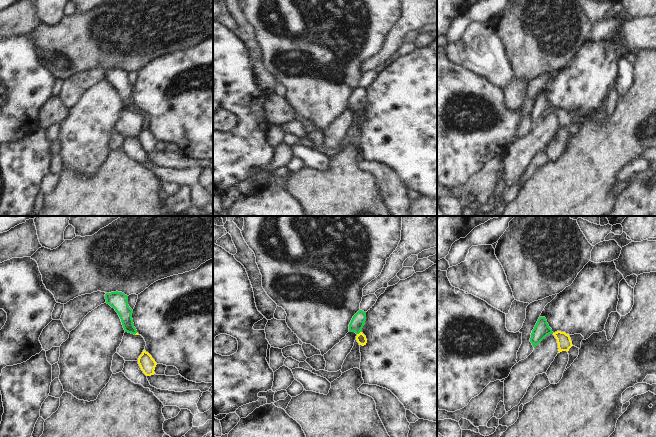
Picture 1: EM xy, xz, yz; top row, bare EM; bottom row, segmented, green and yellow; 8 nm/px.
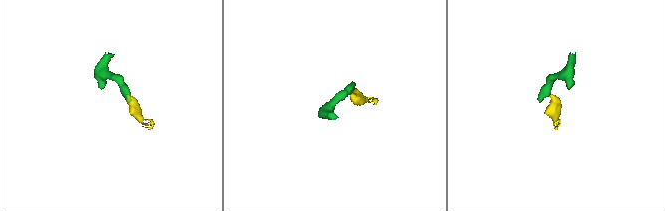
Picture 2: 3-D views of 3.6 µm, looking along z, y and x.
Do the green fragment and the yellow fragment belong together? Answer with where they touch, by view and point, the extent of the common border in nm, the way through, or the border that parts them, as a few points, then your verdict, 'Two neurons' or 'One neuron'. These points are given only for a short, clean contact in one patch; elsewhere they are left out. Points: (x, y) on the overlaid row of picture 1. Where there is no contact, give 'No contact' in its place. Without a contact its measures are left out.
Touches green at xz (359, 332). Shared border 50 nm. Path across: xz (358, 320), (359, 332), (361, 338). One neuron

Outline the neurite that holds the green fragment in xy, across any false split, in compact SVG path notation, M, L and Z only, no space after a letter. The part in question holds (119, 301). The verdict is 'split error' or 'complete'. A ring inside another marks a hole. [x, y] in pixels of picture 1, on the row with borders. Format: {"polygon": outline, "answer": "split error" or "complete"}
{"polygon": "M111 292L105 294L106 303L109 304L118 313L125 332L136 334L132 313L133 310L128 305L128 296L122 292Z", "answer": "complete"}

